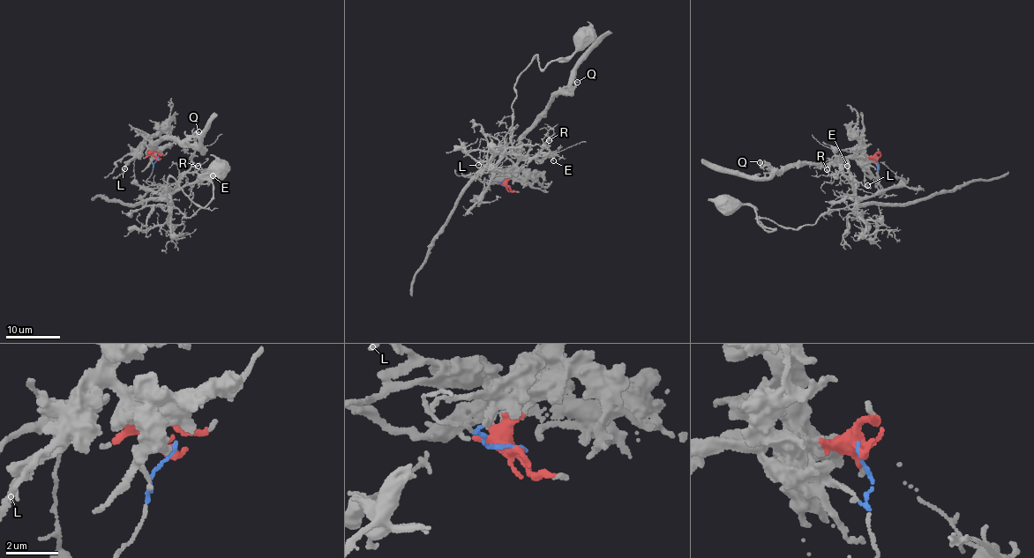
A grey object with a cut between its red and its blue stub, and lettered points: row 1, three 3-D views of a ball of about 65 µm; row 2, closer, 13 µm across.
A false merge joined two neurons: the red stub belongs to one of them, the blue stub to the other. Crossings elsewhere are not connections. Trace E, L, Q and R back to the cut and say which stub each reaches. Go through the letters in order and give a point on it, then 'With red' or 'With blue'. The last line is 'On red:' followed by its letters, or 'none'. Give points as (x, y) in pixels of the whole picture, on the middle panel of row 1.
E: Place: (553, 160). With blue
L: Place: (478, 165). With red
Q: Place: (577, 82). With red
R: Place: (549, 140). With blue
On red: L, Q

